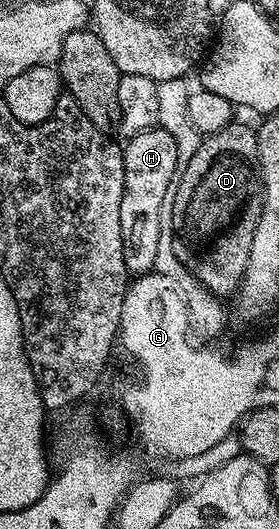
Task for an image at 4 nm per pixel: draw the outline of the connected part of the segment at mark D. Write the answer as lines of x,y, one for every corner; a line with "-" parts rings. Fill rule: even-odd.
233,124
222,128
222,132
217,134
209,134
203,139
198,148
198,152
194,152
194,156
190,156
188,162
183,163
184,171
181,176
181,183
178,185
178,192
174,196
174,208
173,208
173,234
175,252
180,259
183,269
189,270
195,280
201,287
208,290
209,293
216,296
220,300
226,299
229,296
235,295
236,288
239,286
242,276
246,272
246,260
248,259
248,253
250,252
250,244
254,240
254,228
258,224
260,219
260,203
262,201
262,187
260,184
260,175
258,173
258,140
256,139
255,129
250,125
239,126
239,124

